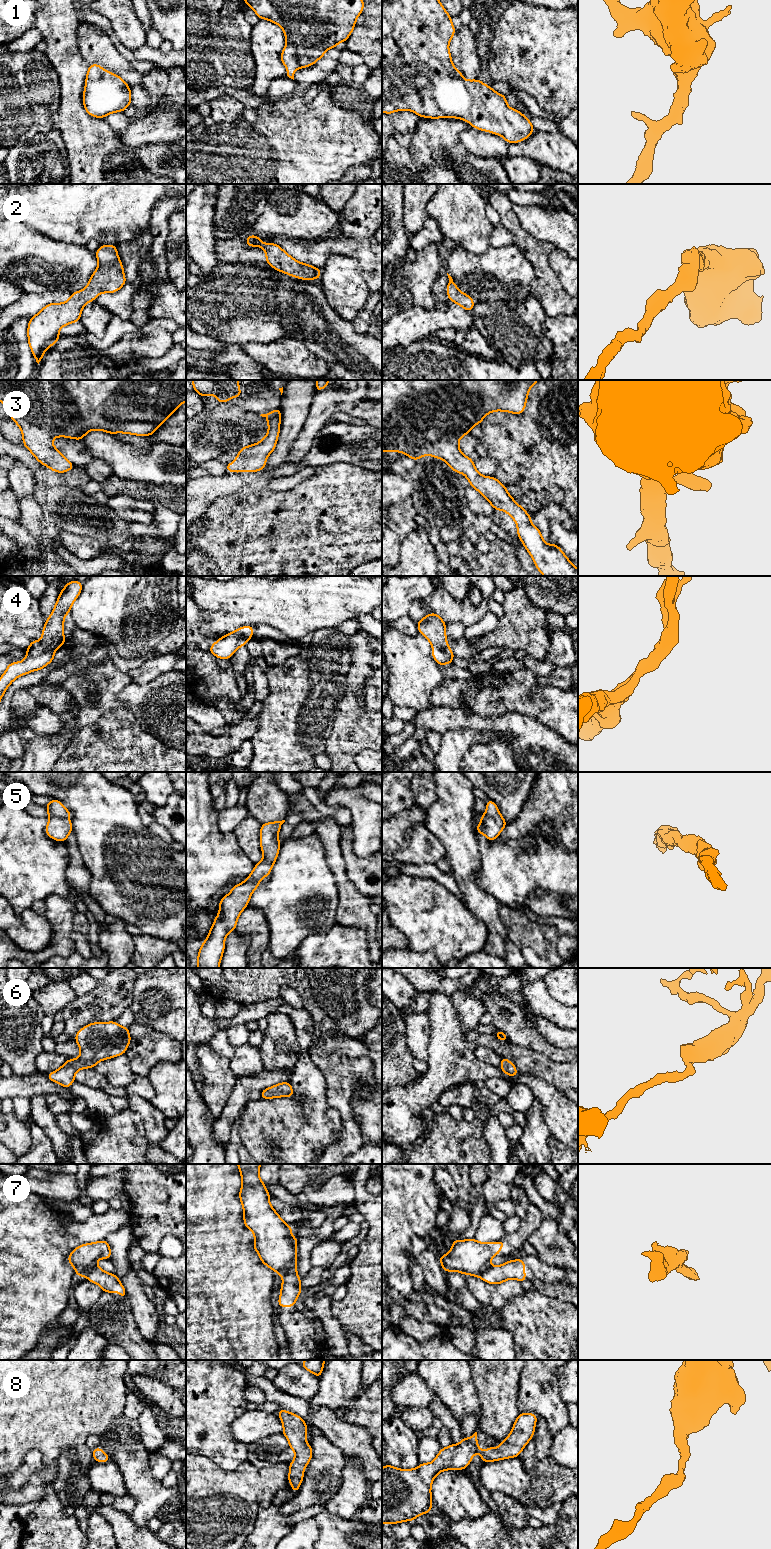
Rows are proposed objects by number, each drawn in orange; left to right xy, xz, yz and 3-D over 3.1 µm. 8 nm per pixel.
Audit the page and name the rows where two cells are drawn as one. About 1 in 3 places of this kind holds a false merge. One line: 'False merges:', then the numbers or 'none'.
False merges: 7

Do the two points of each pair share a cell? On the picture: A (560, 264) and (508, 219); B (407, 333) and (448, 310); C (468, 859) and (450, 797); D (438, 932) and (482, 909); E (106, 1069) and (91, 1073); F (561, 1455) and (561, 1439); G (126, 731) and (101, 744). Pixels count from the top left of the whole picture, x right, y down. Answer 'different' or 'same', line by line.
A: different
B: same
C: same
D: different
E: different
F: same
G: same

